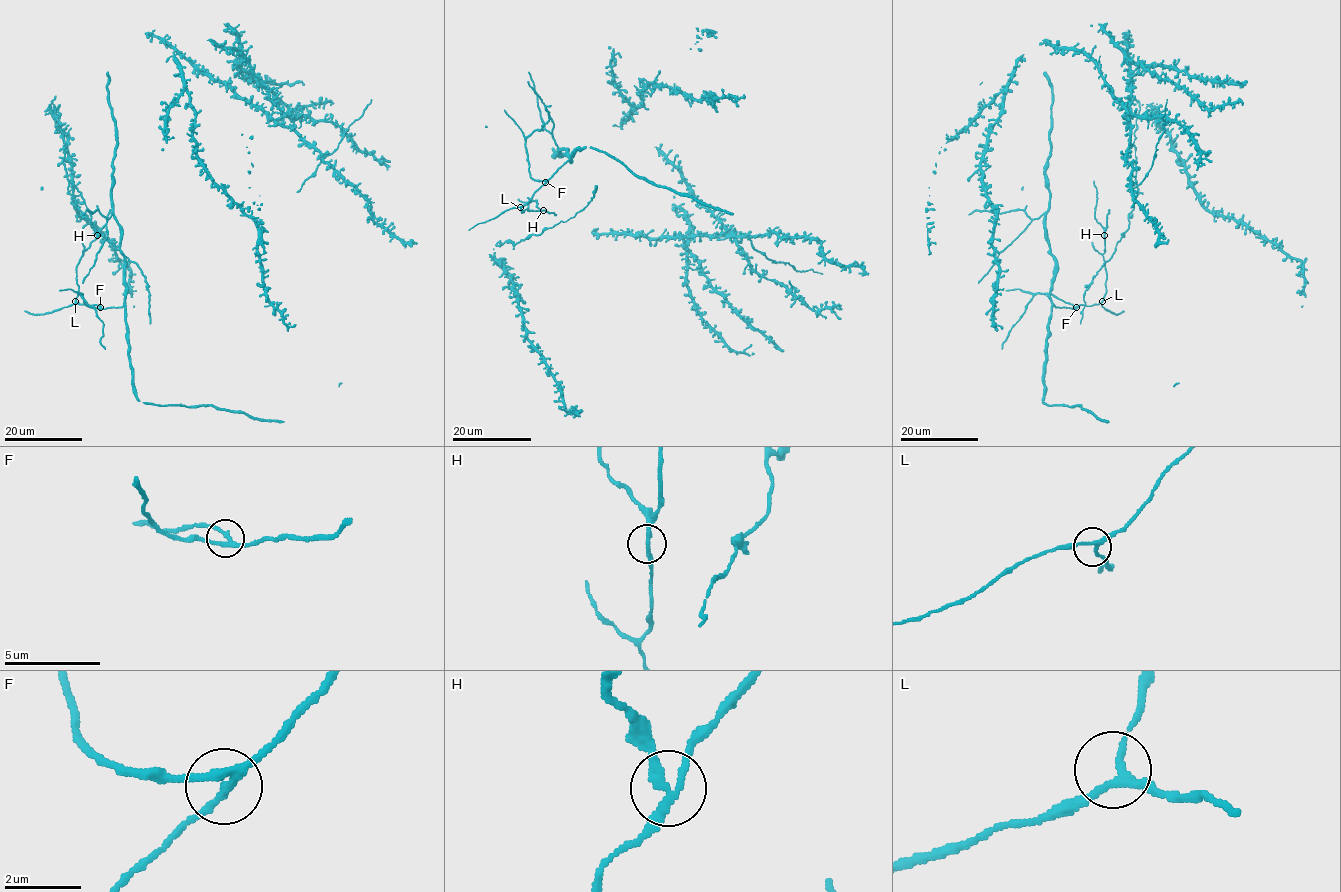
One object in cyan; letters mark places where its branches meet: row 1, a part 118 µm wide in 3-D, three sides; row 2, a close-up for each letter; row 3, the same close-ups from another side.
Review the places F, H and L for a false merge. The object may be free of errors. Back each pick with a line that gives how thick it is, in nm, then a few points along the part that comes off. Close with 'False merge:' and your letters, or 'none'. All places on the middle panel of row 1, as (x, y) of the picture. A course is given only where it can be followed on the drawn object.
H: Thickness 200 nm. Course of the part to remove: (543, 209), (537, 206), (537, 200), (518, 199)
False merge: H

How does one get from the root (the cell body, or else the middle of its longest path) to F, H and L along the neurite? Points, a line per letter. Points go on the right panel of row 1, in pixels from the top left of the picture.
F: (1051, 253), (1055, 269), (1050, 300), (1056, 306), (1076, 307)
H: (1051, 253), (1055, 269), (1050, 300), (1056, 306), (1071, 308), (1098, 304), (1106, 293), (1104, 234)
L: (1051, 253), (1055, 269), (1050, 300), (1056, 306), (1075, 308), (1102, 301)

